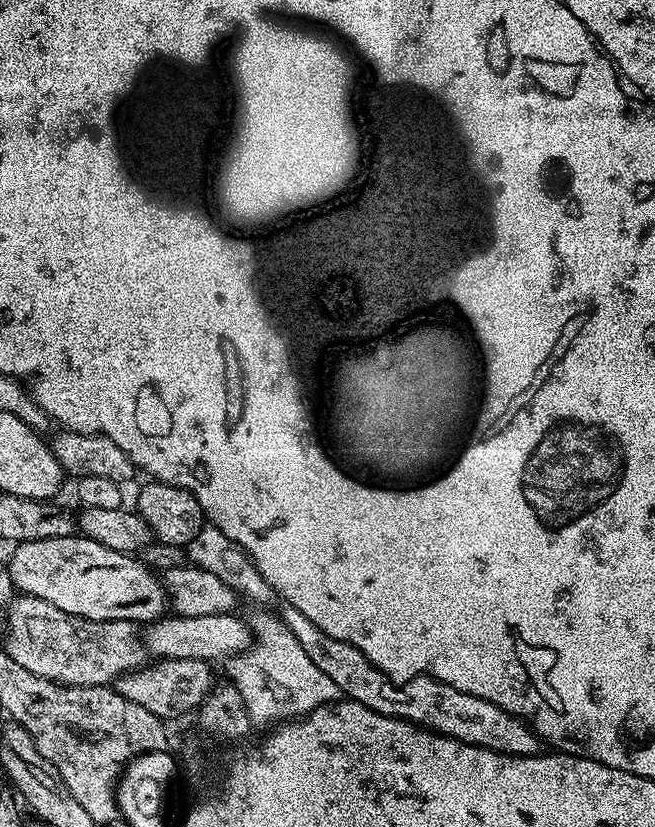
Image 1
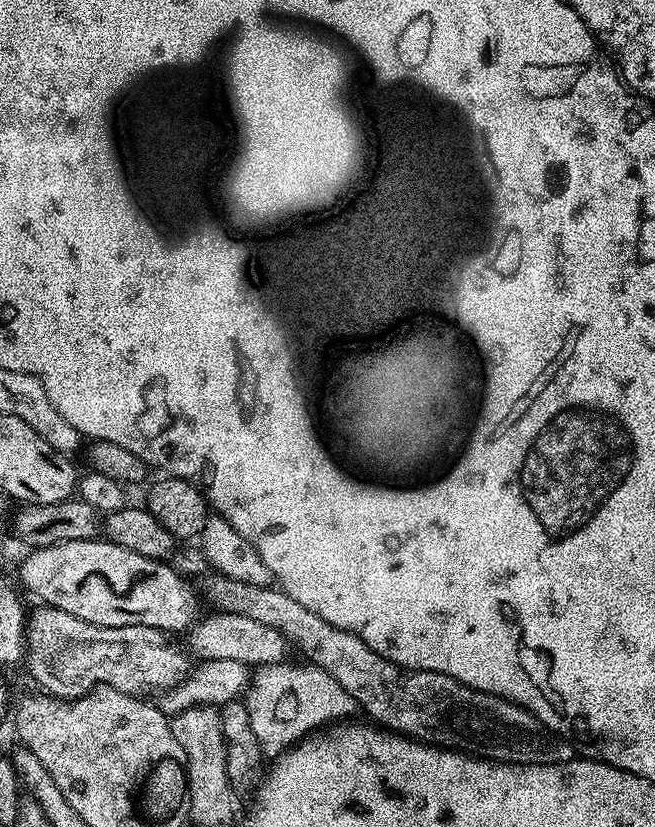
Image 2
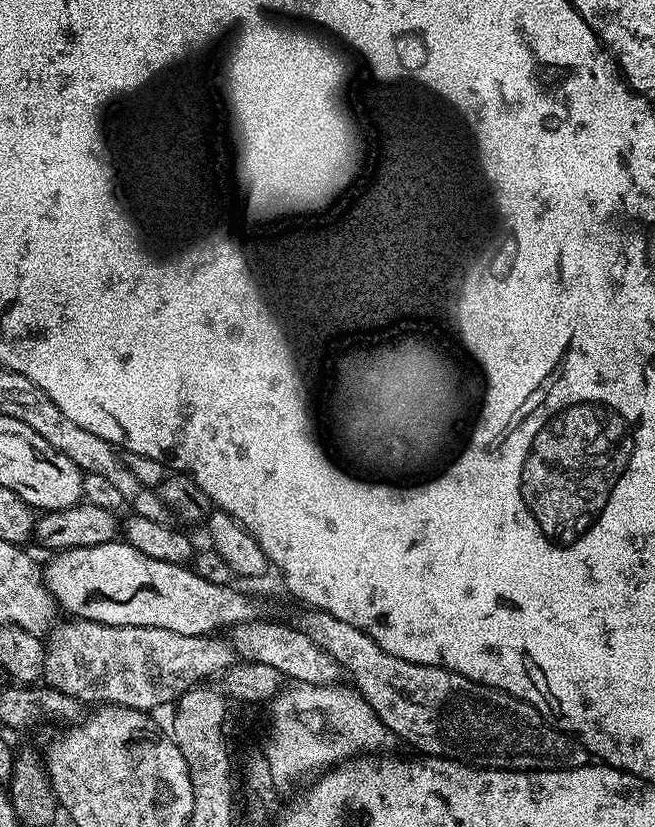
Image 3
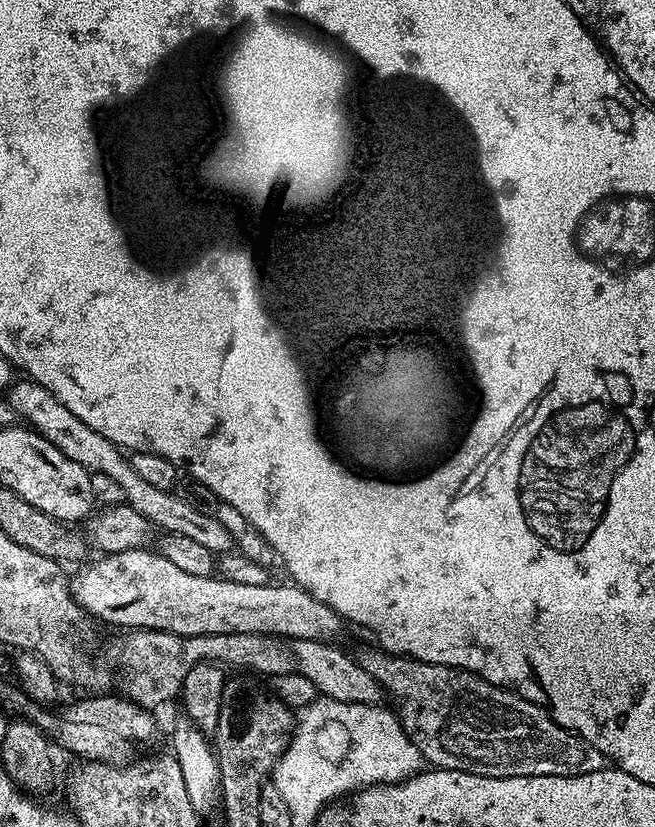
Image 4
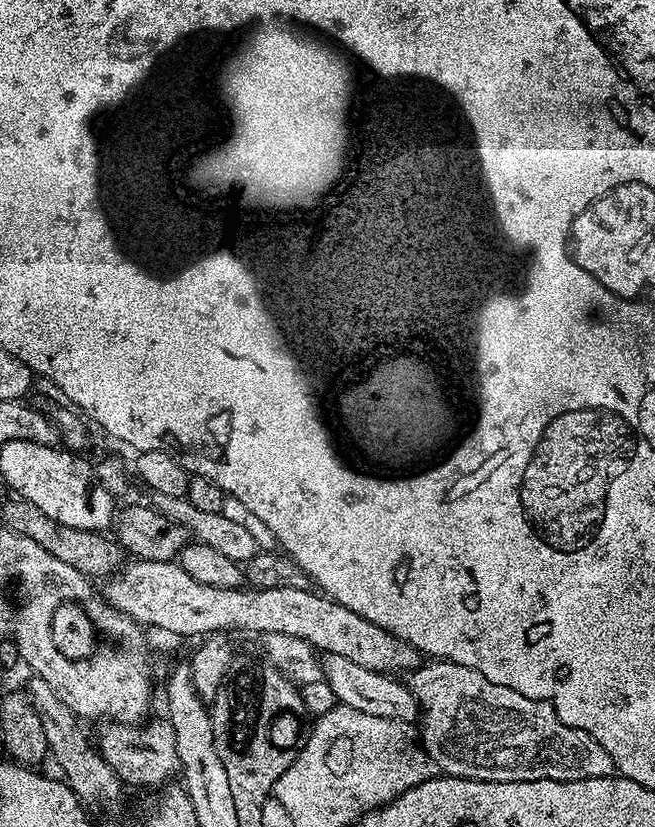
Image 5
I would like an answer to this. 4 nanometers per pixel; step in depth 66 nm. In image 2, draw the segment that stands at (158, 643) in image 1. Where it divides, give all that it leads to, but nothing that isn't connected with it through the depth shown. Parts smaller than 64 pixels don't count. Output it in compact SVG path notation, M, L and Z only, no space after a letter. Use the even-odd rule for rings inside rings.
M213 611L212 616L197 619L191 628L187 629L187 651L193 657L203 660L221 660L230 658L230 662L242 662L249 666L278 664L285 659L290 651L290 645L284 636L274 626L265 626L262 622L254 622L254 618L242 618L242 614L233 612Z

